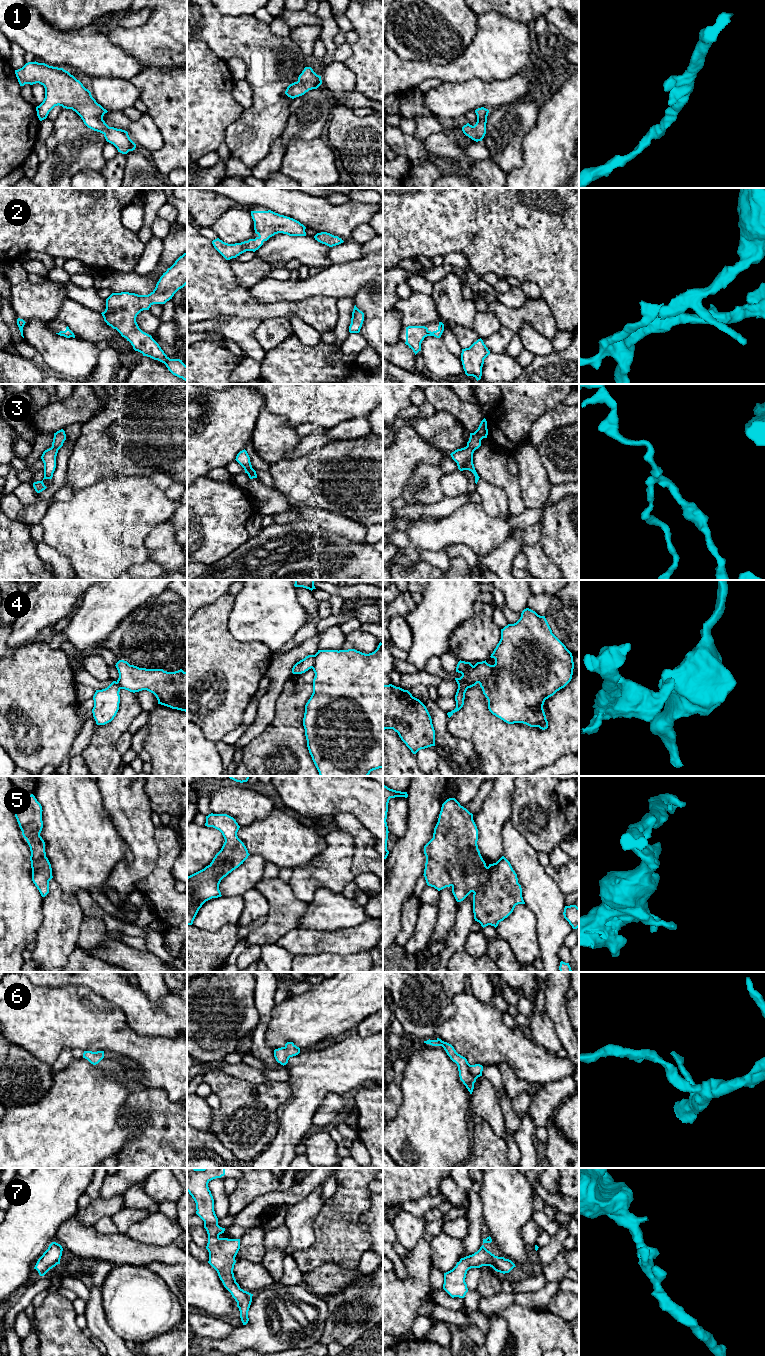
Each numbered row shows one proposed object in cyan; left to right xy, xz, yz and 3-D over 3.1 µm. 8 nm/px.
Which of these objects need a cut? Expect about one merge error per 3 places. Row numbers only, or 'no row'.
3, 4

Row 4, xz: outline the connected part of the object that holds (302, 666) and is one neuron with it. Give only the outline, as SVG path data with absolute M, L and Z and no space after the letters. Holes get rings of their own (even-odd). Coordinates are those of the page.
M308 655L304 659L297 662L293 668L293 674L302 674L311 669L314 665L314 655Z

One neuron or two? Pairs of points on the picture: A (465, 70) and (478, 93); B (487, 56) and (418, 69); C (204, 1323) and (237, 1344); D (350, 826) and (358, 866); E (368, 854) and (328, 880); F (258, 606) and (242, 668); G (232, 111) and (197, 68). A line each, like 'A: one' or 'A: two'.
A: two
B: one
C: two
D: one
E: two
F: two
G: one

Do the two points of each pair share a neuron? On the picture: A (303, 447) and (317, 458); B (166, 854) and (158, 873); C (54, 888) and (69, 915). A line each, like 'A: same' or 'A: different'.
A: different
B: same
C: same

